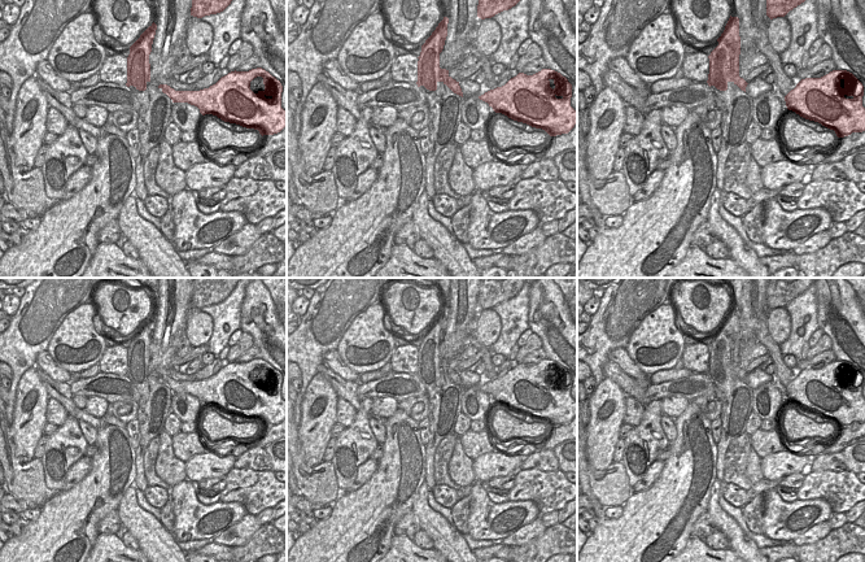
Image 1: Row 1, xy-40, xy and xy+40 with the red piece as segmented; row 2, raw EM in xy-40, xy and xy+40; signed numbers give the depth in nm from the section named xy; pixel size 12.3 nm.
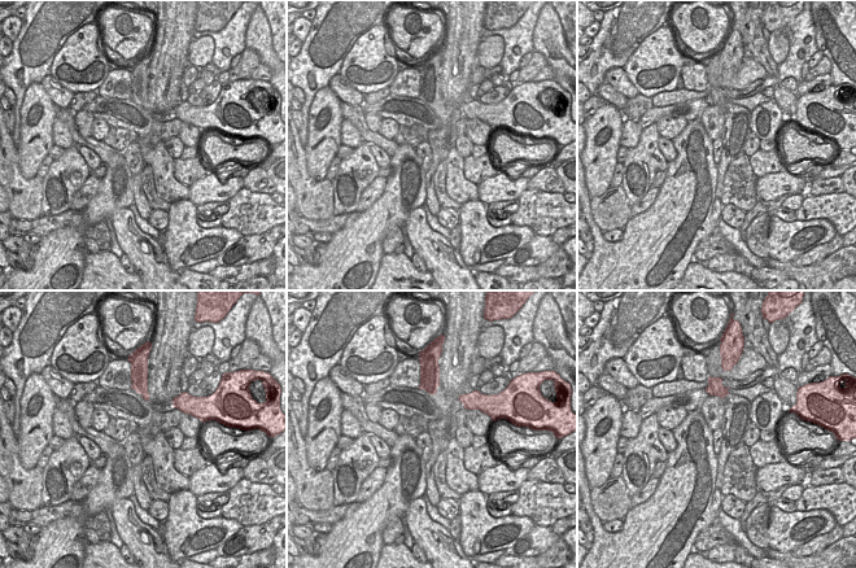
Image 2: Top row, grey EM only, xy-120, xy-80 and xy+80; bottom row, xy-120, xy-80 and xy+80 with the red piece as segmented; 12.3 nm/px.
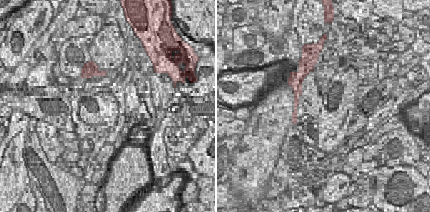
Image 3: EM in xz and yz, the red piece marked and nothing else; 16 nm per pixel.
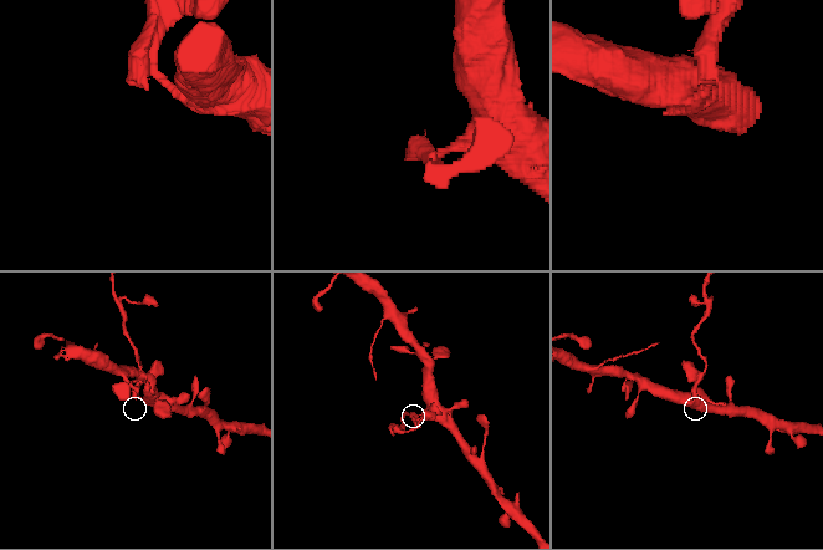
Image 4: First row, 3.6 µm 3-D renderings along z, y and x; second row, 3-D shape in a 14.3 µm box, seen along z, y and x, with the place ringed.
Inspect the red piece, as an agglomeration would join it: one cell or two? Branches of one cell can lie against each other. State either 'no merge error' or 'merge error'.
merge error

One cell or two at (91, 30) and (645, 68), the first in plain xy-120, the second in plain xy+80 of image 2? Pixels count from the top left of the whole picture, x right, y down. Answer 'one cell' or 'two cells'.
one cell

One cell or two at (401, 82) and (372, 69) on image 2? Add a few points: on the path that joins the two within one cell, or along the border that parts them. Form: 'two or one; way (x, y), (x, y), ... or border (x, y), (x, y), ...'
two; border (398, 71), (388, 86)

